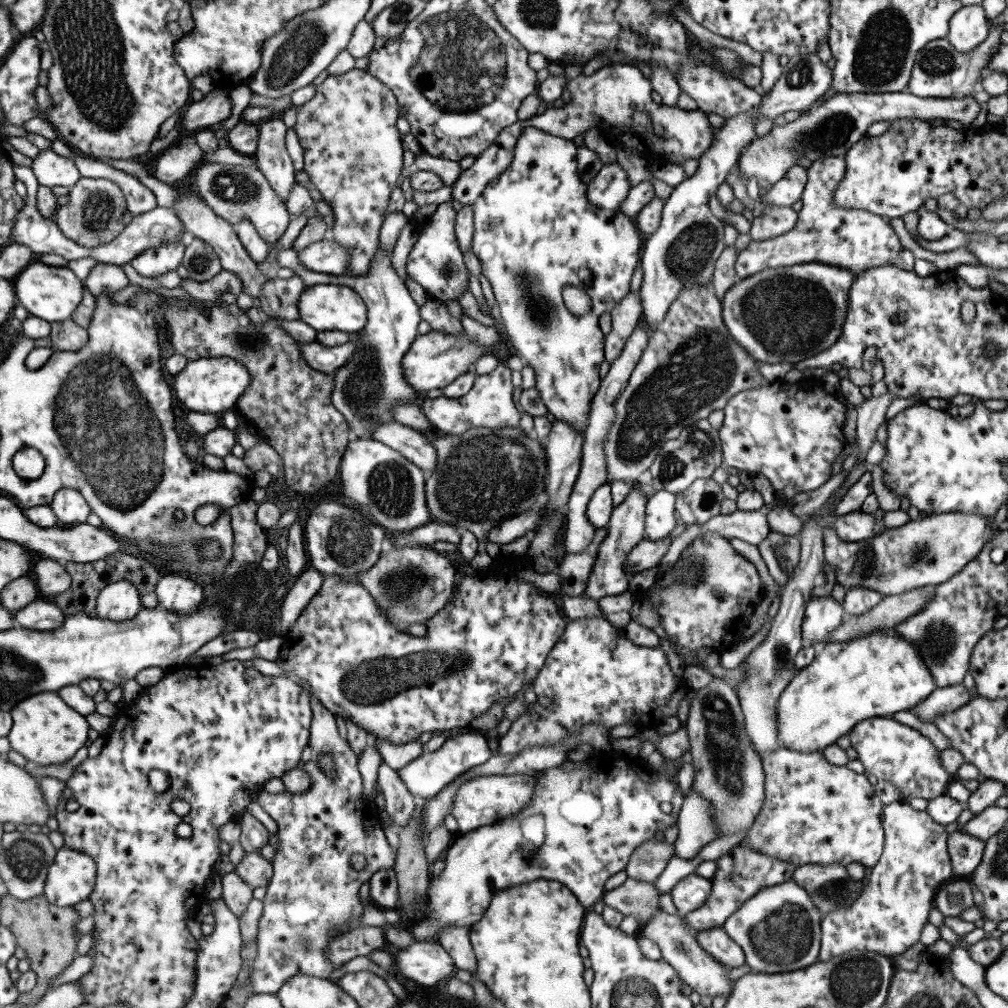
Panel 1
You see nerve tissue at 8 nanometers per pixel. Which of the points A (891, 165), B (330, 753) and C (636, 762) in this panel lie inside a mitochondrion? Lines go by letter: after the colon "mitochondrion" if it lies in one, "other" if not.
A: other
B: other
C: other

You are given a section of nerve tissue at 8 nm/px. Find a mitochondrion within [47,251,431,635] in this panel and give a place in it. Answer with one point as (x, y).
(120, 452)

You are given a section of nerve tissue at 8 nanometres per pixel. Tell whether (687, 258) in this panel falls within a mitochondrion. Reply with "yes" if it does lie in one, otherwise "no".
yes

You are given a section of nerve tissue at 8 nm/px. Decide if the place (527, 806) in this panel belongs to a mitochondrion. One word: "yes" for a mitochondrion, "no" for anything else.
no

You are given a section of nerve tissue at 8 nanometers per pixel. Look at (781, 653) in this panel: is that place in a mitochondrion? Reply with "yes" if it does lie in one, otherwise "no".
yes

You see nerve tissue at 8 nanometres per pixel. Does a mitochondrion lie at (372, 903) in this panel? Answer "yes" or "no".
no

